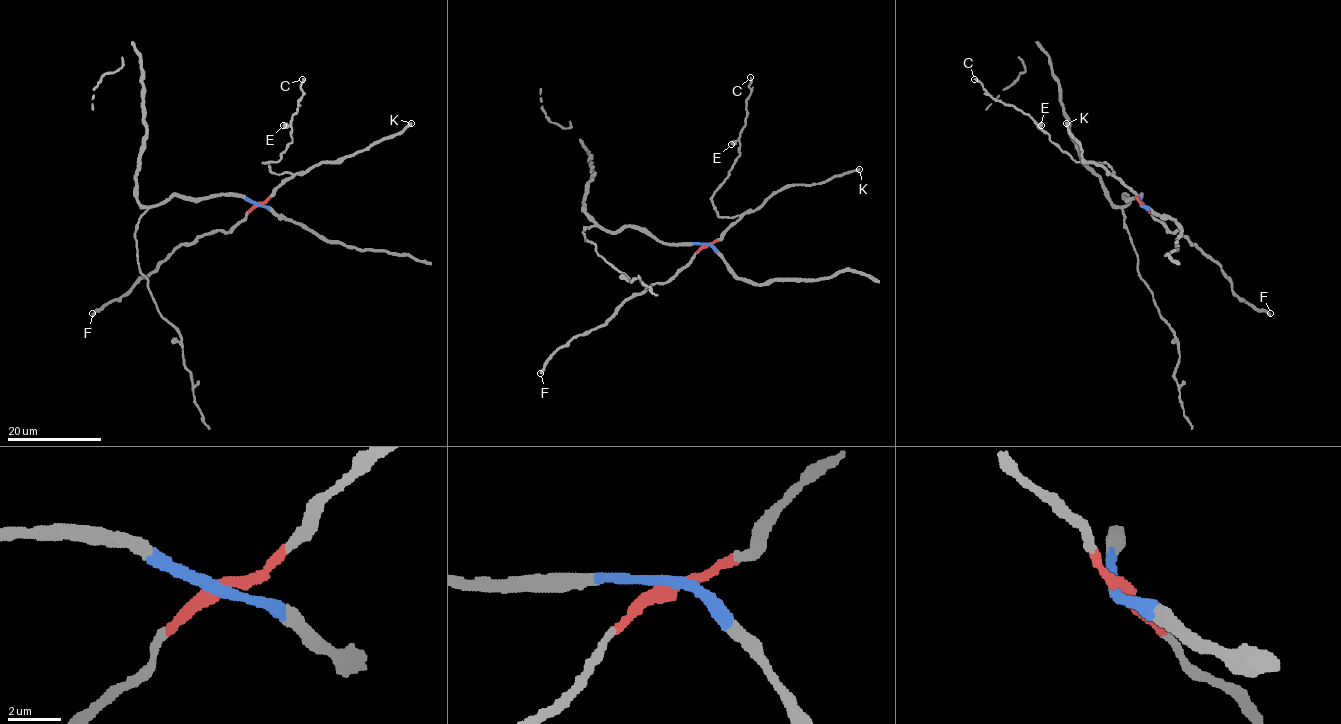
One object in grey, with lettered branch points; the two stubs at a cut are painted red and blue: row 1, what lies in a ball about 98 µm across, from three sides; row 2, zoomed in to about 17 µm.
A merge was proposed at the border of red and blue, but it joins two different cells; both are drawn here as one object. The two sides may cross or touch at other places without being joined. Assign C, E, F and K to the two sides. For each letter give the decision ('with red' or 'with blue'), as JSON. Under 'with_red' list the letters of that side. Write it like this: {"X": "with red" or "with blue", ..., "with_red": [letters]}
{"C": "with red", "E": "with red", "F": "with red", "K": "with red", "with_red": ["C", "E", "F", "K"]}

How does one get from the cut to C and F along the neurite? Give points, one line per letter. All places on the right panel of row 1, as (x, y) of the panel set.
C: (1141, 203), (1106, 164), (1076, 162), (1031, 118), (1011, 105), (996, 100), (974, 79)
F: (1141, 203), (1171, 231), (1178, 230), (1221, 268), (1232, 290), (1242, 299), (1270, 314)

